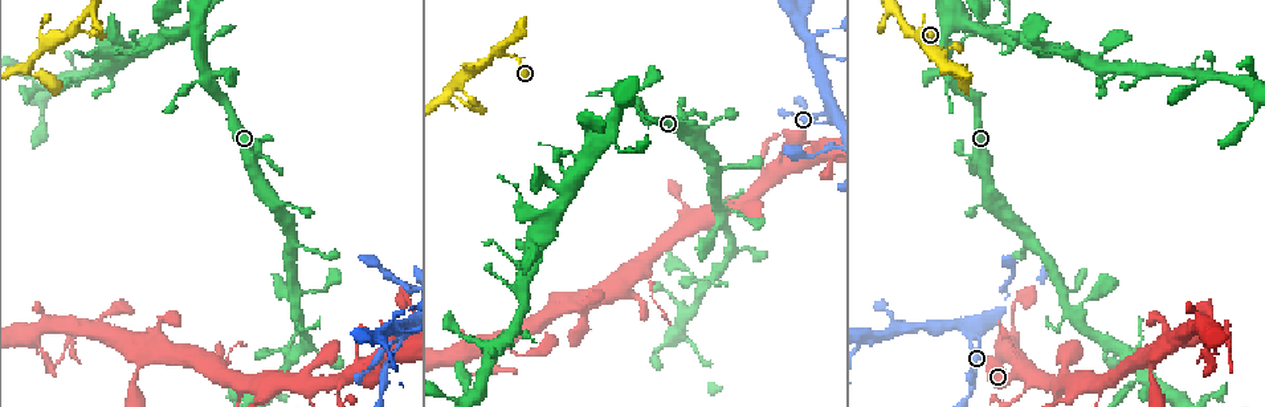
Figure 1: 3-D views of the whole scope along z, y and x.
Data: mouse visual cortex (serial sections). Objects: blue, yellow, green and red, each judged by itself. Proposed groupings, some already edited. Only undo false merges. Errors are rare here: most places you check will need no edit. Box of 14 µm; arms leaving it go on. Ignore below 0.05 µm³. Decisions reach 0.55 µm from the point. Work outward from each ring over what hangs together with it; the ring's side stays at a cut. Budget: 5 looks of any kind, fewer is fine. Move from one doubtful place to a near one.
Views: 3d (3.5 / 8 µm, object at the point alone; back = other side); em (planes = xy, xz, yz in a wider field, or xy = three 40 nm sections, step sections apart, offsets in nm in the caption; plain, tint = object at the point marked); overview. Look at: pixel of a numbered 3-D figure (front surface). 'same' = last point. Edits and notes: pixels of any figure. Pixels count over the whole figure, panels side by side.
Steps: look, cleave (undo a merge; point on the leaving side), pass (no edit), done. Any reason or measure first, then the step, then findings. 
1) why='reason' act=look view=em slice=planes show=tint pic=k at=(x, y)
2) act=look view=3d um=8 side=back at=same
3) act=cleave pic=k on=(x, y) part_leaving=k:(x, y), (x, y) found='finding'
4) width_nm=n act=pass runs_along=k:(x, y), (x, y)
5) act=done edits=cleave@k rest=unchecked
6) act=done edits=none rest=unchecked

why='calibre changes' act=look view=3d um=3.5 pic=1 at=(407, 338)

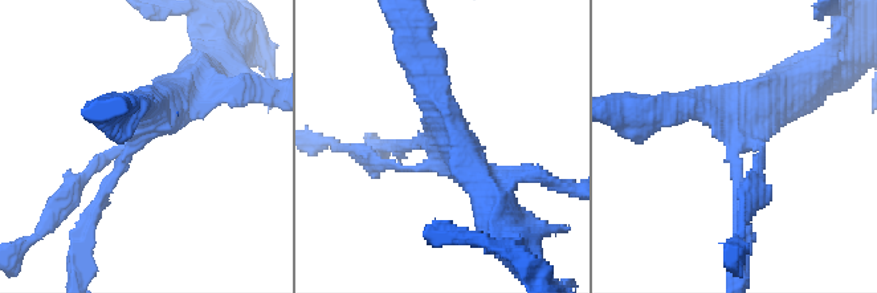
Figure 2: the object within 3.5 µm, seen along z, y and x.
why='now the EM' act=look view=em slice=xy step=1 show=tint pic=2 at=(138, 143)

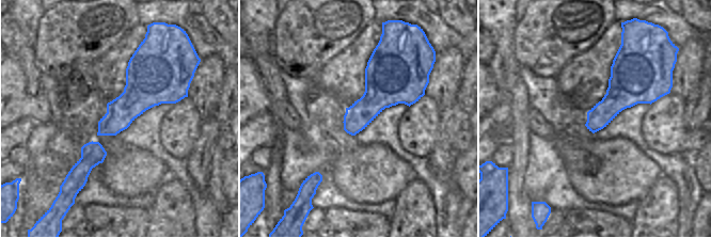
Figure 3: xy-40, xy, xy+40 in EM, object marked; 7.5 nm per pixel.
width_nm=240 act=pass runs_along=2:(751, 191), (761, 146), (680, 106) found='all the same cell'

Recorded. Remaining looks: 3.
why='four-way junction' act=look view=3d um=3.5 pic=1 at=(1025, 372)

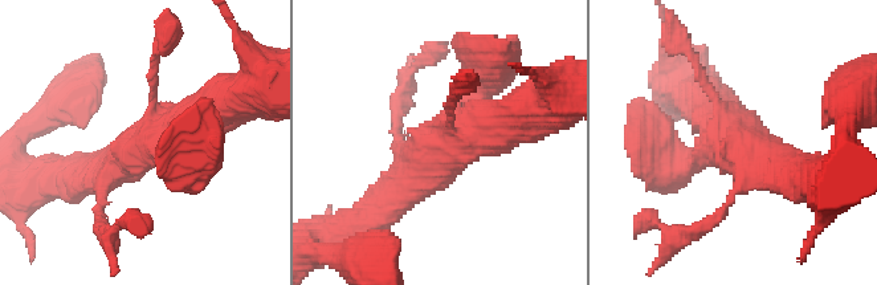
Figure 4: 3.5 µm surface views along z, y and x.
act=look view=em slice=xy step=2 show=tint pic=4 at=(738, 148)

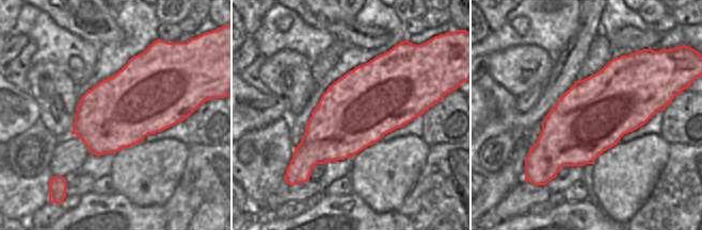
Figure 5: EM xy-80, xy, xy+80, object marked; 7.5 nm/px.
why='another direction' act=look view=em slice=xy step=5 show=tint at=same

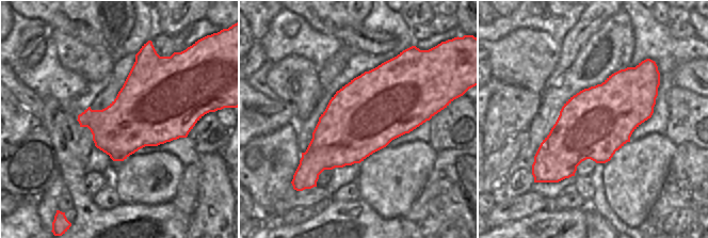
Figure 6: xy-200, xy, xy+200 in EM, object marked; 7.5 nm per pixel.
act=pass runs_along=4:(484, 68), (395, 192) found='one cell here'

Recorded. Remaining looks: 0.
act=done edits=none rest=unchecked

